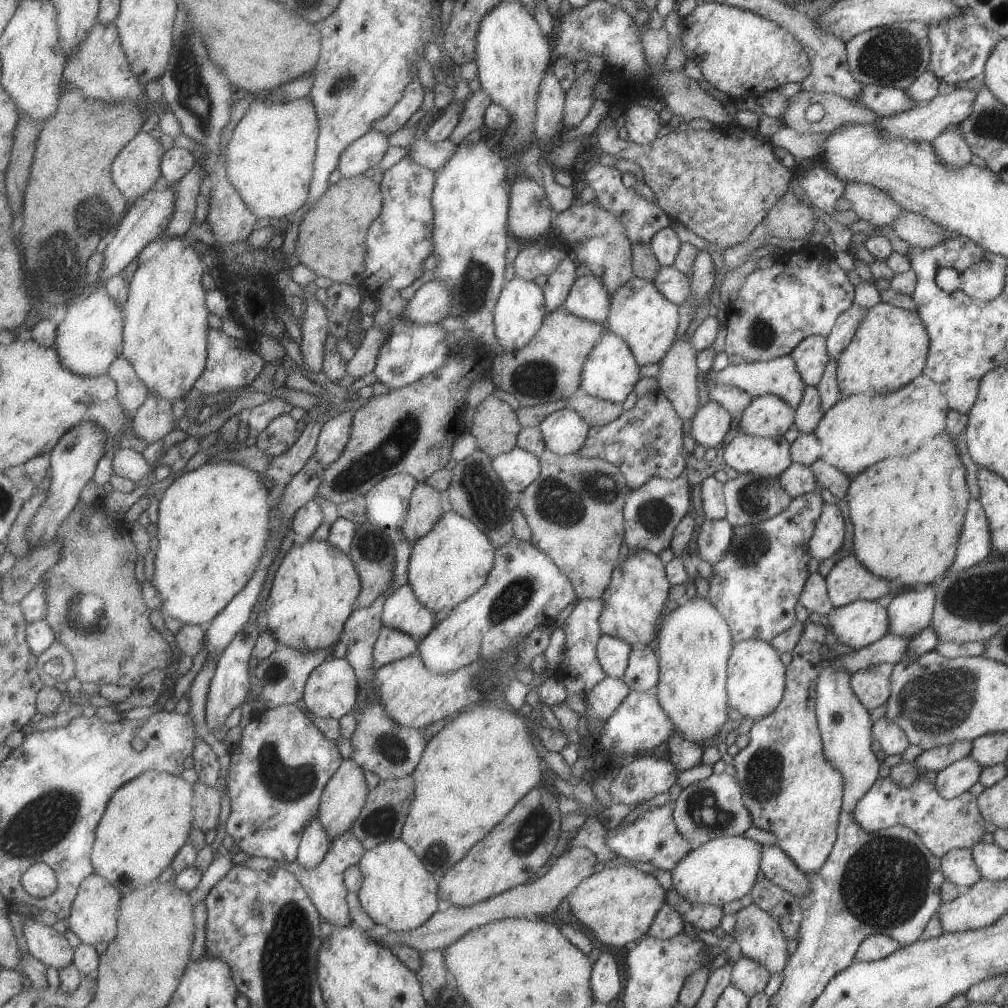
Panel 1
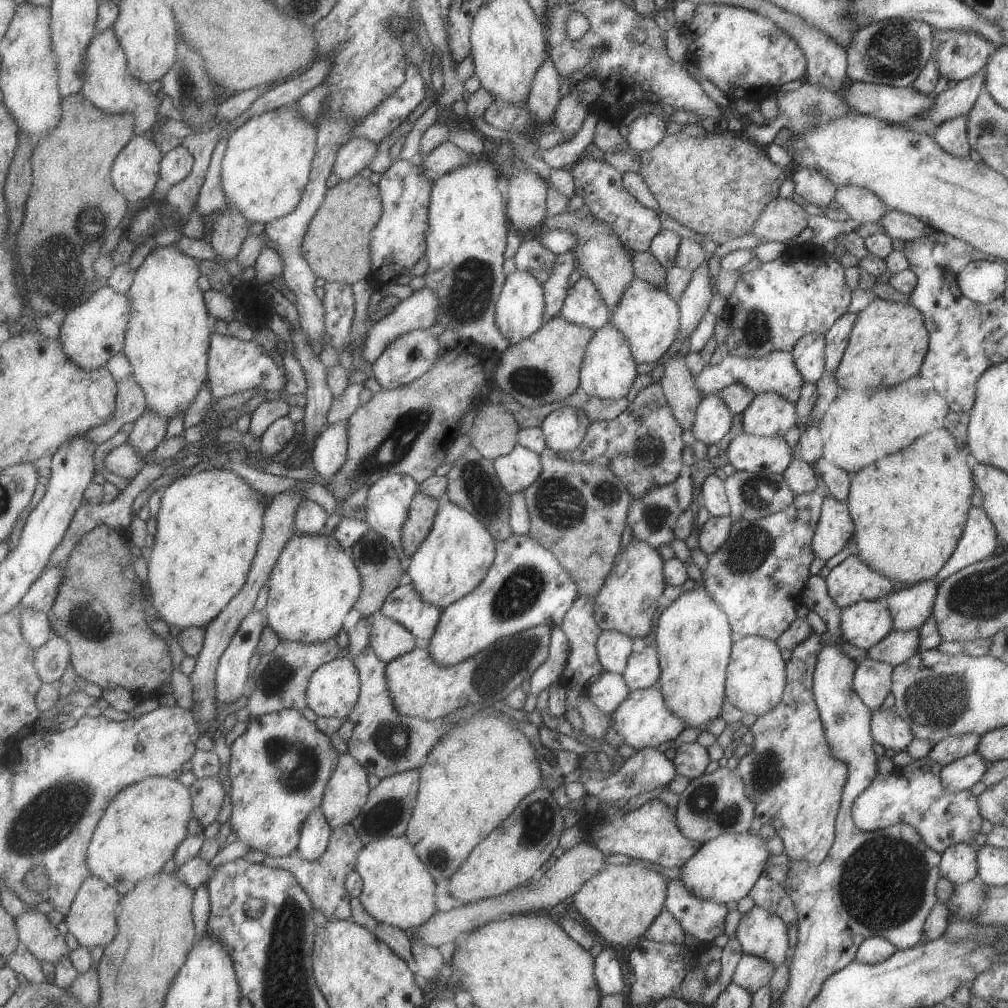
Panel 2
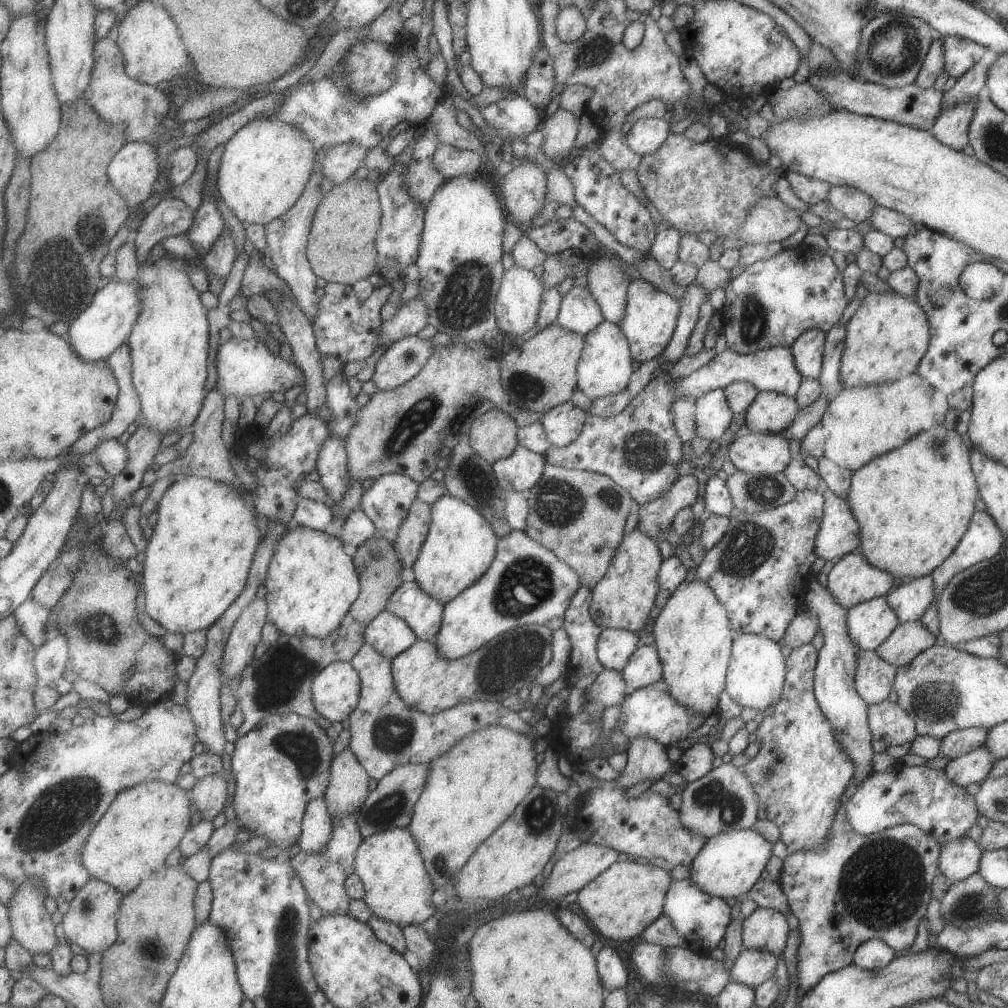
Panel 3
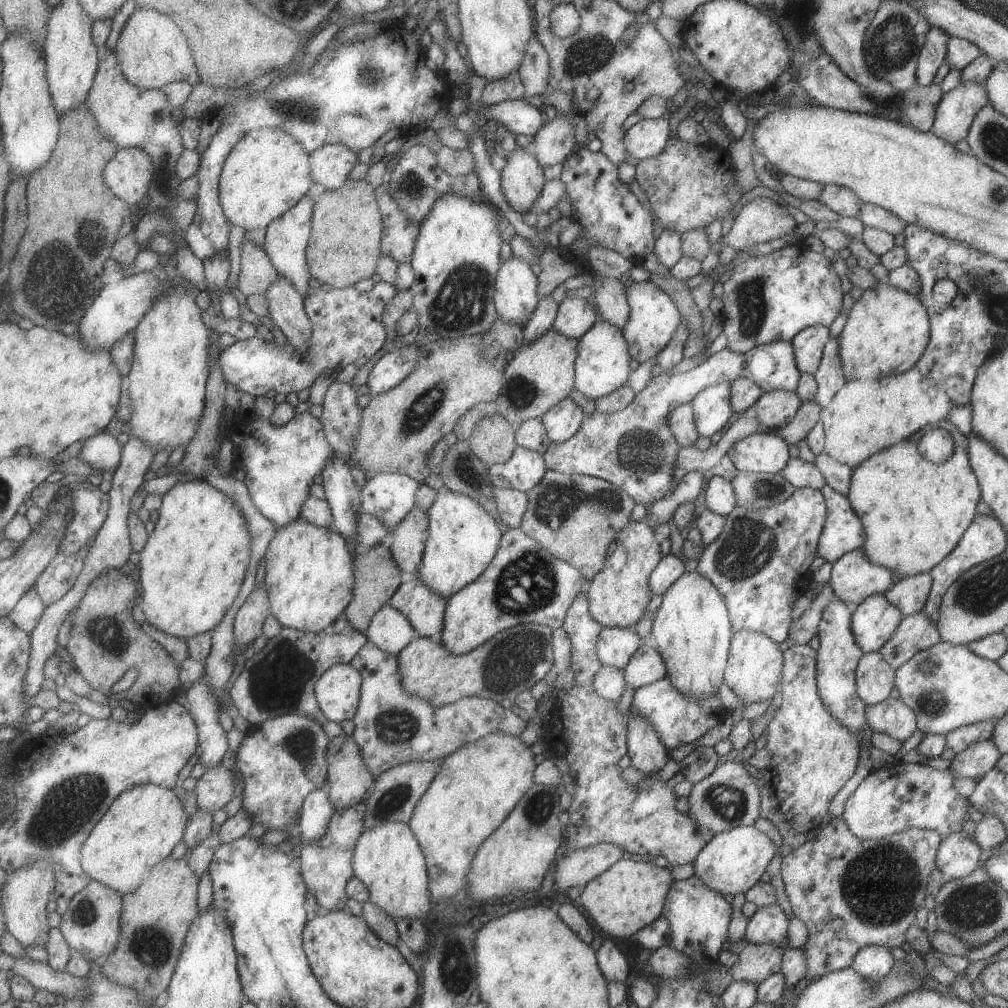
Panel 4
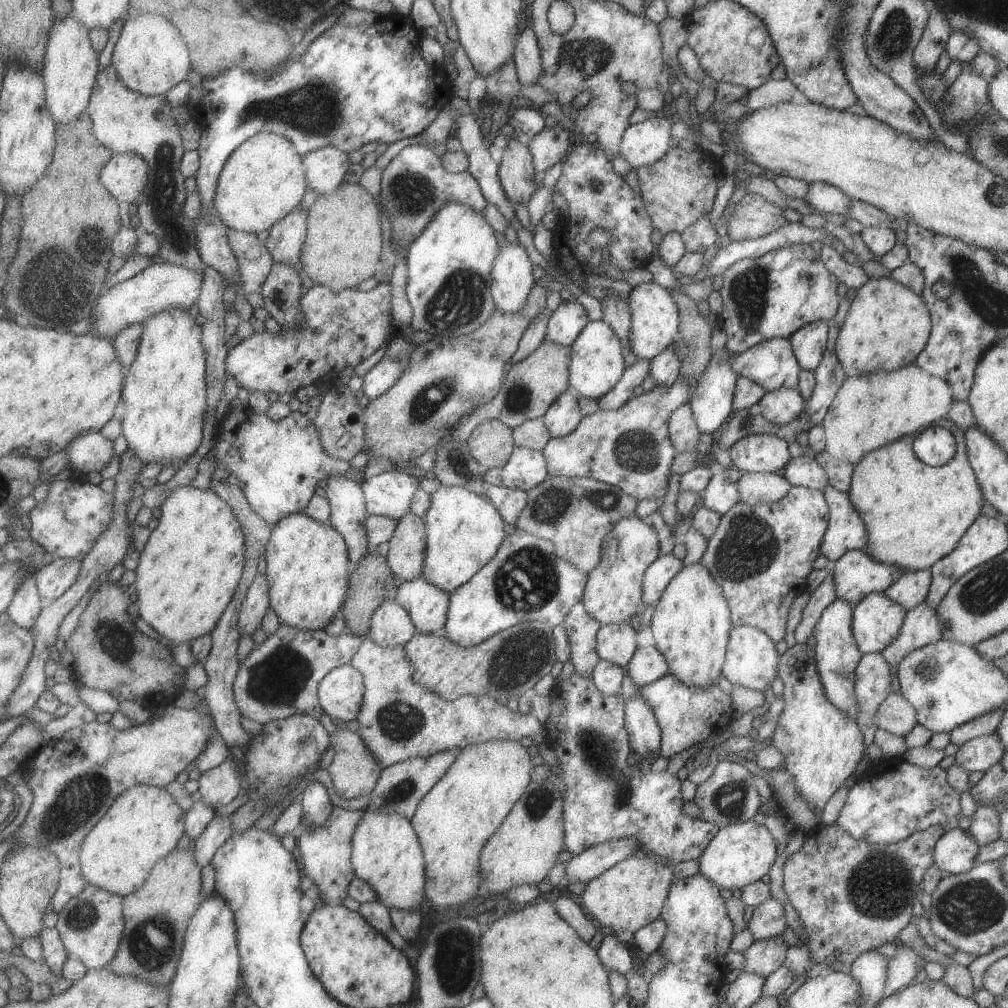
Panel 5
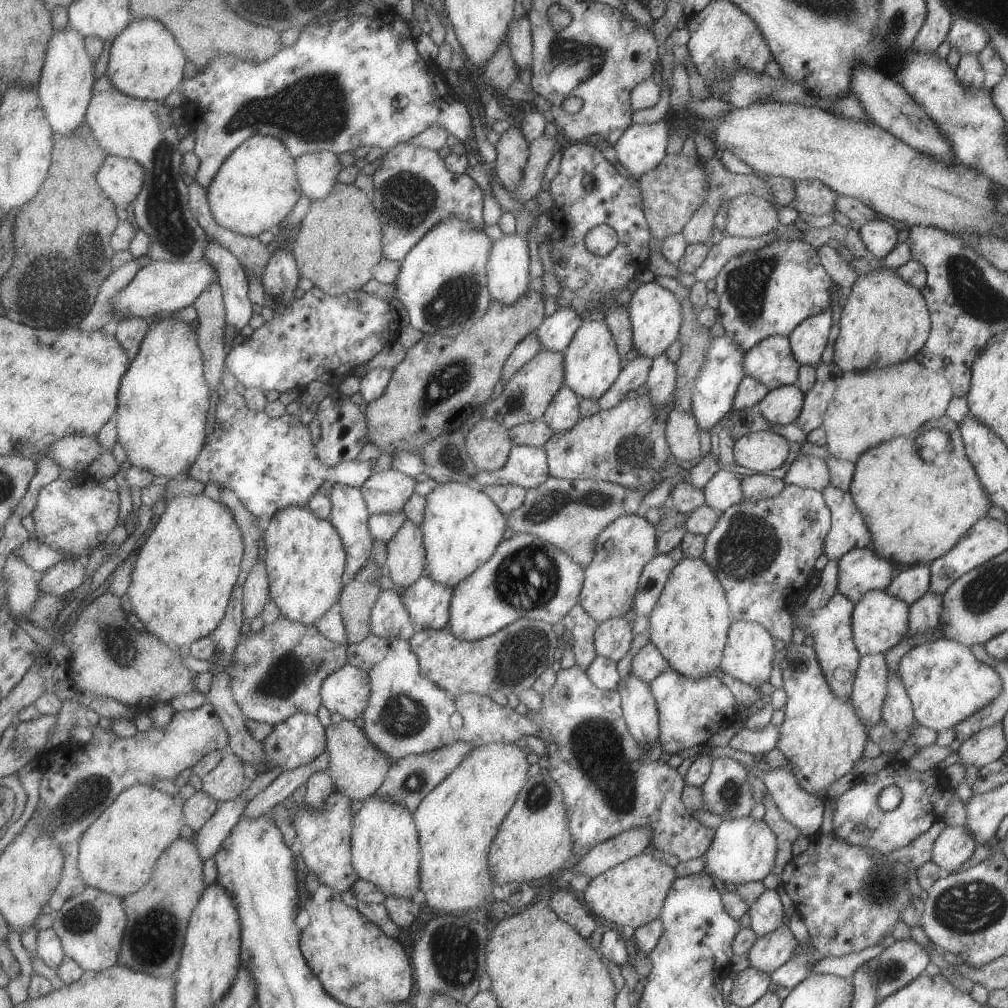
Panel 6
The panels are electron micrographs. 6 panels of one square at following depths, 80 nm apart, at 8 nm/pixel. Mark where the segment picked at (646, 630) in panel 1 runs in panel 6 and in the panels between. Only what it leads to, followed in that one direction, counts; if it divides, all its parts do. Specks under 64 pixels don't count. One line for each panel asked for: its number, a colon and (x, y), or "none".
2: (626, 603)
3: (623, 599)
4: (617, 595)
5: (613, 591)
6: (621, 550)

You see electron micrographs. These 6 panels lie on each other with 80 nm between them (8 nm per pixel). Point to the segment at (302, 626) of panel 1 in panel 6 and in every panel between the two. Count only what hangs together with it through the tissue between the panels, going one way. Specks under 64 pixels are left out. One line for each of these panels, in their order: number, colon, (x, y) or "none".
2: (315, 584)
3: (313, 581)
4: (311, 578)
5: (308, 562)
6: (306, 557)

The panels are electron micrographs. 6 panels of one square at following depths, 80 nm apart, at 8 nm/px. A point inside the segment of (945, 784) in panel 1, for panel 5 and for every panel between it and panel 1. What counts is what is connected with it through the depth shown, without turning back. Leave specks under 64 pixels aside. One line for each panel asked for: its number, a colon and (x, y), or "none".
2: (964, 773)
3: (974, 767)
4: (973, 762)
5: (979, 753)

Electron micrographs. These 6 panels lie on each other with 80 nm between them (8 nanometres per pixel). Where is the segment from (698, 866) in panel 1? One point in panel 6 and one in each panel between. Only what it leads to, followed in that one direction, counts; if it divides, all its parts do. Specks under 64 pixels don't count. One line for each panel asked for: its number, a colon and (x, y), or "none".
2: (724, 869)
3: (727, 866)
4: (731, 862)
5: (738, 854)
6: (743, 849)

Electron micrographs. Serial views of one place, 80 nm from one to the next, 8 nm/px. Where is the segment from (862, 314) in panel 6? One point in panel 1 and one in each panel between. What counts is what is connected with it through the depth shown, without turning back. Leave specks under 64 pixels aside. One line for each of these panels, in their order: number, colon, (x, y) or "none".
1: (889, 348)
2: (887, 343)
3: (884, 340)
4: (887, 330)
5: (886, 326)

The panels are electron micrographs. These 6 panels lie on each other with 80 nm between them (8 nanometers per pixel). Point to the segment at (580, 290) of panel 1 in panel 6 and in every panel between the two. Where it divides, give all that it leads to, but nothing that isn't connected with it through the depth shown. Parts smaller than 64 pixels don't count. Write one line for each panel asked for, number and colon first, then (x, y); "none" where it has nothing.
2: (584, 307)
3: (580, 313)
4: (575, 316)
5: (566, 322)
6: (556, 332)

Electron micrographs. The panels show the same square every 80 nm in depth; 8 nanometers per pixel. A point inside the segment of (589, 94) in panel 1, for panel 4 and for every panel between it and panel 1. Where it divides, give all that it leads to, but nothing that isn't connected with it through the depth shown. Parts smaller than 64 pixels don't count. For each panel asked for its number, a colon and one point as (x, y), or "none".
2: (570, 114)
3: (561, 128)
4: (555, 142)

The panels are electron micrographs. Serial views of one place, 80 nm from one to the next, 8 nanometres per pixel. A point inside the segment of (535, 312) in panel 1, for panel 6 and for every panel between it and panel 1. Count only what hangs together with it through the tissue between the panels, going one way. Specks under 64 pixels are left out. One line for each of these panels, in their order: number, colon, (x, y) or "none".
2: (521, 312)
3: (520, 298)
4: (517, 296)
5: (514, 281)
6: (508, 269)

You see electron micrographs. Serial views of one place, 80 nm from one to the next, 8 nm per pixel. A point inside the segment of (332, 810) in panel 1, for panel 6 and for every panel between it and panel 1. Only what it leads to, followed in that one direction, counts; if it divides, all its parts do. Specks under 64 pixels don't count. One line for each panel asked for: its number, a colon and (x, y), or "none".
2: (348, 791)
3: (349, 787)
4: (350, 778)
5: (355, 771)
6: (358, 768)

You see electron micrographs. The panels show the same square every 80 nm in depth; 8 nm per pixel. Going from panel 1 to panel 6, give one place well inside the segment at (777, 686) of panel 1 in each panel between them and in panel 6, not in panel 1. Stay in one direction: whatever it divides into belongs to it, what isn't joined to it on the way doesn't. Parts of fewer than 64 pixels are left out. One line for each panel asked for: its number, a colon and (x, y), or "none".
2: (755, 678)
3: (756, 671)
4: (753, 671)
5: (751, 660)
6: (748, 652)

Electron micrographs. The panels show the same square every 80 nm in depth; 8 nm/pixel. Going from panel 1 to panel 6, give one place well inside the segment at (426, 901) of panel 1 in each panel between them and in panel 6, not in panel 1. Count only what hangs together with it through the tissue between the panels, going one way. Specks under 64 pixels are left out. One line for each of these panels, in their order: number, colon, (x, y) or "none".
2: (399, 890)
3: (399, 888)
4: (389, 859)
5: (388, 854)
6: (386, 847)

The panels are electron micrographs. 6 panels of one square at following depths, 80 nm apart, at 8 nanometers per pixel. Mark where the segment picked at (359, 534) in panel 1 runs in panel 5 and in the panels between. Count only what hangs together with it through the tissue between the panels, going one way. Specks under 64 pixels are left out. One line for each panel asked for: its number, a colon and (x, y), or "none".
2: (378, 560)
3: (379, 565)
4: (378, 576)
5: (374, 582)

